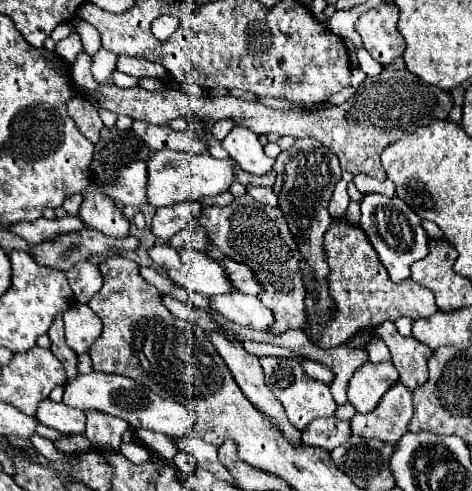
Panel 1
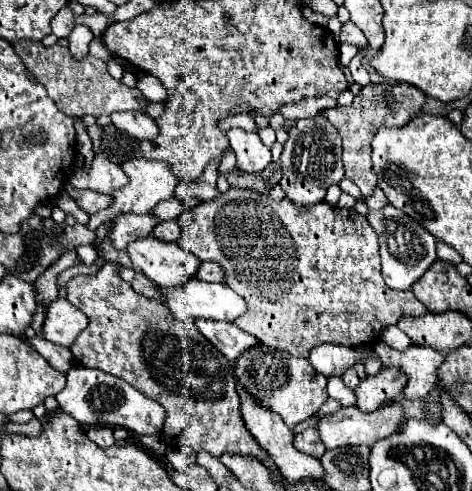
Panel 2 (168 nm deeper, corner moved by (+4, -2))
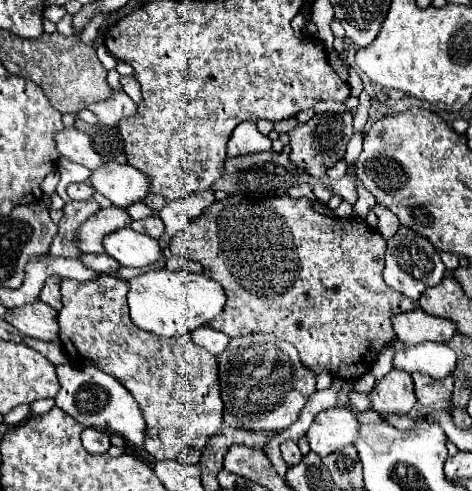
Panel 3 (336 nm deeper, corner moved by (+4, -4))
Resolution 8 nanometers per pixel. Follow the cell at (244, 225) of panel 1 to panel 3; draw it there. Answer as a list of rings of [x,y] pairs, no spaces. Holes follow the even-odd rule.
[[[288,194],[284,196],[276,196],[276,198],[246,198],[246,196],[228,196],[220,202],[214,202],[212,206],[208,206],[200,218],[192,220],[190,226],[180,232],[172,242],[170,242],[170,252],[176,256],[184,256],[190,260],[196,260],[204,266],[204,274],[212,280],[216,280],[226,294],[226,304],[224,304],[224,312],[220,314],[220,318],[212,318],[212,322],[208,322],[208,326],[212,326],[214,330],[220,330],[224,334],[228,334],[230,338],[236,336],[248,336],[248,334],[274,334],[276,338],[282,338],[286,342],[290,342],[298,354],[300,354],[300,362],[302,366],[308,366],[308,370],[312,370],[316,376],[320,372],[330,372],[334,378],[340,380],[358,380],[360,376],[364,376],[370,366],[374,364],[374,360],[378,358],[380,350],[390,344],[396,334],[392,330],[392,322],[390,318],[398,312],[410,312],[416,306],[404,298],[402,294],[396,294],[396,290],[392,290],[390,286],[386,286],[386,282],[382,280],[382,270],[384,270],[384,250],[386,250],[386,240],[380,238],[380,234],[370,228],[366,222],[356,220],[356,218],[328,218],[320,212],[314,212],[308,198],[290,198]]]

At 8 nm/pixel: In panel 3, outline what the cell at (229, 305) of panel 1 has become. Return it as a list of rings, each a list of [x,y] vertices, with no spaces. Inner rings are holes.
[[[166,268],[150,270],[128,280],[128,306],[130,318],[140,330],[148,330],[156,336],[184,336],[184,330],[196,330],[208,320],[216,318],[224,310],[224,290],[218,282],[204,274],[170,272]]]

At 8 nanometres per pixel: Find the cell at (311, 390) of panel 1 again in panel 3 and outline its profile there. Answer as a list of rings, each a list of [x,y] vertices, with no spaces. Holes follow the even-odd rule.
[[[250,334],[244,338],[230,338],[228,350],[218,358],[218,378],[224,398],[224,424],[246,430],[284,430],[296,422],[308,398],[316,392],[316,376],[302,366],[298,350],[286,340],[272,334]]]

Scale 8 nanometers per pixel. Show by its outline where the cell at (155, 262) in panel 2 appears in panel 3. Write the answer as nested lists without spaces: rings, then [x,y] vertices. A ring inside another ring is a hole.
[[[130,226],[114,230],[104,238],[104,250],[122,266],[150,266],[160,258],[160,244],[146,234],[134,232]]]

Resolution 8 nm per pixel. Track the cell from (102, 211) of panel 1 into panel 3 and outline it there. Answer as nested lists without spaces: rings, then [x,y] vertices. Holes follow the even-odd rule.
[[[78,182],[78,184],[68,184],[66,192],[72,200],[88,200],[88,198],[92,198],[94,188],[88,182]]]

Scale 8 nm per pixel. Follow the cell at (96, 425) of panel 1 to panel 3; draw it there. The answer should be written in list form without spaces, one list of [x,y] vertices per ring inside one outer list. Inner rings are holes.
[[[84,428],[82,430],[82,444],[90,454],[104,454],[110,448],[110,436],[102,430]]]

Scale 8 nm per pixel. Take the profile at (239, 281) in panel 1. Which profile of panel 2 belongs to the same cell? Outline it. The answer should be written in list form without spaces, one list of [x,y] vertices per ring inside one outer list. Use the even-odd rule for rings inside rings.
[[[202,262],[196,276],[206,282],[224,282],[224,272],[216,262]]]

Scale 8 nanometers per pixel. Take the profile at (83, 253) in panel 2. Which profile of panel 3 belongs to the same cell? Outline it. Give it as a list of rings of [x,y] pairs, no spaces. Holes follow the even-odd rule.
[[[104,162],[88,176],[96,192],[112,200],[116,206],[126,208],[134,202],[140,202],[148,194],[148,176],[130,164]]]

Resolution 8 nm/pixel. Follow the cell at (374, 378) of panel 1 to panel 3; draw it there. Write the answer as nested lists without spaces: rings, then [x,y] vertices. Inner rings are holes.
[[[390,370],[380,382],[376,382],[370,400],[380,414],[408,414],[416,404],[412,376],[402,370]]]

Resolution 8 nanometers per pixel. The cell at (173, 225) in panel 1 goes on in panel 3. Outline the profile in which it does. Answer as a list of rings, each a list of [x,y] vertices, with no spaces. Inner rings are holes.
[[[102,208],[92,218],[88,218],[88,222],[84,222],[84,226],[80,226],[80,230],[76,232],[76,244],[82,252],[100,254],[100,252],[104,252],[102,238],[122,226],[130,226],[130,222],[132,220],[126,214],[126,210]]]

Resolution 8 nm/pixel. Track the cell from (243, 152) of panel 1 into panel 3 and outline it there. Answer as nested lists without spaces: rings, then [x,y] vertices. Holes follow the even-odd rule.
[[[242,122],[236,126],[228,140],[228,150],[226,154],[230,158],[242,156],[242,154],[254,154],[254,152],[264,152],[272,148],[272,140],[268,136],[262,136],[252,122]]]

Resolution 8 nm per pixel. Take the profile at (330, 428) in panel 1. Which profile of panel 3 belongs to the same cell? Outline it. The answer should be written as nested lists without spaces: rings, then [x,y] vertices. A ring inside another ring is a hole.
[[[284,442],[282,446],[280,446],[280,450],[282,450],[282,458],[284,458],[284,462],[288,464],[288,466],[296,466],[300,460],[302,460],[302,454],[300,454],[300,450],[298,450],[298,446],[296,446],[296,442]]]

